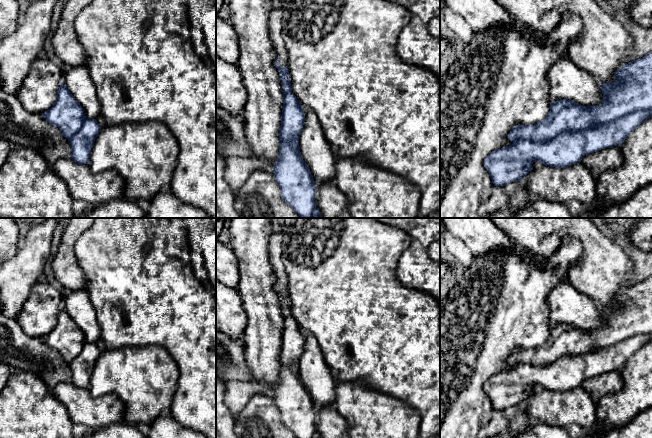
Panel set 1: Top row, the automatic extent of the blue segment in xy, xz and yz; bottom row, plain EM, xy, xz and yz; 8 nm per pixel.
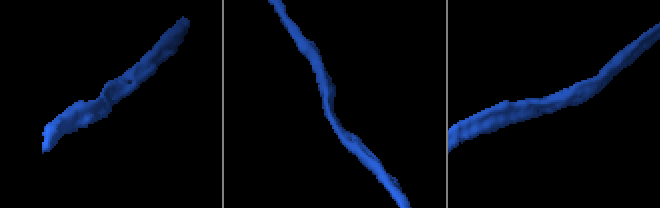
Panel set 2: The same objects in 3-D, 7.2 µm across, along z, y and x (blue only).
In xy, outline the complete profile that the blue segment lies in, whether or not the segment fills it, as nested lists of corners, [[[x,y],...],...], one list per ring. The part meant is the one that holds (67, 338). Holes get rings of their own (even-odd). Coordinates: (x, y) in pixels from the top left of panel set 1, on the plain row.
[[[62,307],[55,328],[43,341],[58,351],[69,364],[71,383],[79,388],[89,388],[89,381],[101,351],[96,343],[85,341],[84,333]]]

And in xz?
[[[277,280],[275,290],[280,297],[283,311],[283,334],[279,355],[279,380],[273,399],[284,426],[297,438],[321,438],[315,427],[315,405],[303,384],[299,370],[305,337],[292,316],[288,291],[281,291]]]

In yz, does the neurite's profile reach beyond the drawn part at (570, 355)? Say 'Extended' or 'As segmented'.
As segmented

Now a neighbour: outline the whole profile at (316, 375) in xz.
[[[302,330],[305,337],[303,353],[299,362],[300,376],[303,384],[308,389],[315,405],[315,409],[334,406],[336,380],[333,378],[330,368],[326,364],[317,340],[307,331]]]

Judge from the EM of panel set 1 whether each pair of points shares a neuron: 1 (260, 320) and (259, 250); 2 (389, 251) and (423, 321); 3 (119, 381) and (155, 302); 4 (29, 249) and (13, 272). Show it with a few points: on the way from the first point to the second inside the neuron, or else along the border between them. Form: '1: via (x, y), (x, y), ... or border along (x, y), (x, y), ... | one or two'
1: via (260, 303), (259, 267) | one
2: via (387, 268), (387, 285), (406, 304) | one
3: border along (158, 345), (124, 346), (112, 350) | two
4: via (29, 255), (19, 266) | one

